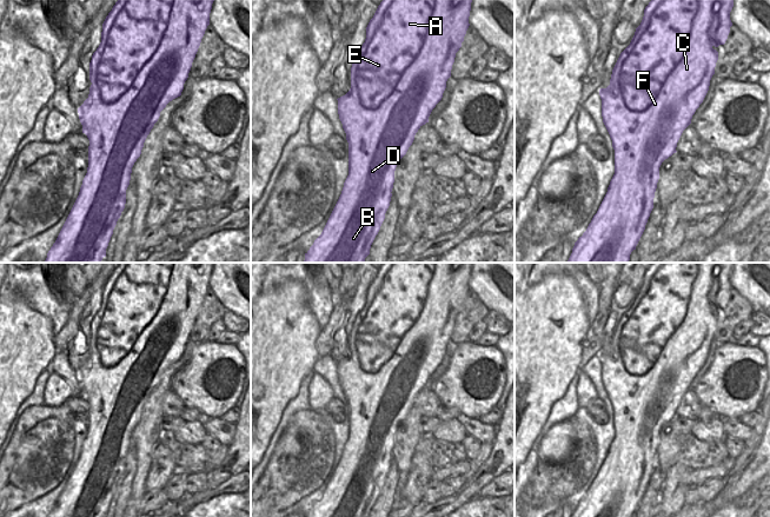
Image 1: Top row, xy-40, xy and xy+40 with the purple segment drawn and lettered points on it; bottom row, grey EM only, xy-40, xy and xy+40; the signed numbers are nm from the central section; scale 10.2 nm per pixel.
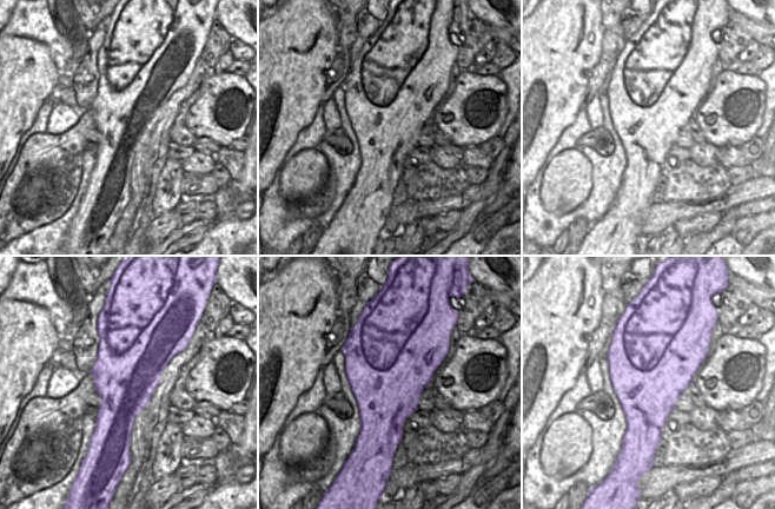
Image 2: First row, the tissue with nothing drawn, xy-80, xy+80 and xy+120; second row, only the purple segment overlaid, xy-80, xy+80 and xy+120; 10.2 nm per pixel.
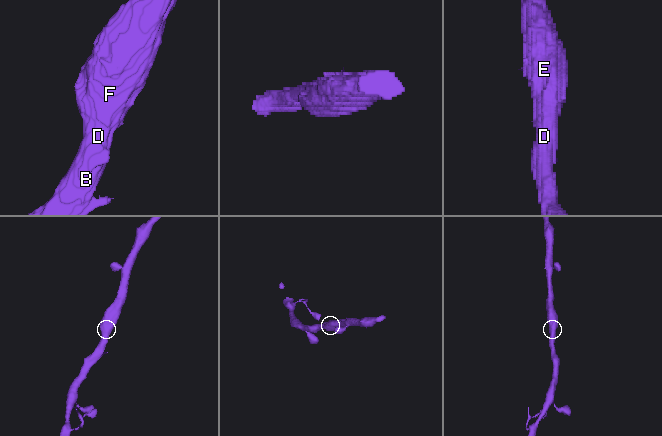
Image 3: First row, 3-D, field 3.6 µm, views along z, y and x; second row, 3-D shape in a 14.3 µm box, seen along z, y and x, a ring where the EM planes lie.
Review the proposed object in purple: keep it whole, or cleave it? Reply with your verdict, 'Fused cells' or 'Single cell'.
Single cell

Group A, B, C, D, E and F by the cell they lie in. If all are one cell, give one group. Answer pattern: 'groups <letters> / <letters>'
groups A B C D E F

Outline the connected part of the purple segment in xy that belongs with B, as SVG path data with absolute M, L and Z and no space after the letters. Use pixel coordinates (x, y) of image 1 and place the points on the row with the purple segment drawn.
M383 0L351 67L351 88L338 98L349 142L349 175L304 263L365 263L390 206L394 171L418 130L442 100L456 53L470 26L472 0Z

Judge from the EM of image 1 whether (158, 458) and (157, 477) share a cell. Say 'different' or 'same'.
same

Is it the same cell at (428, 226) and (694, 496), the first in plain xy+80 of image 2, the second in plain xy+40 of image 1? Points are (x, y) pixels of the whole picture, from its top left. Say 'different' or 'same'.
same

